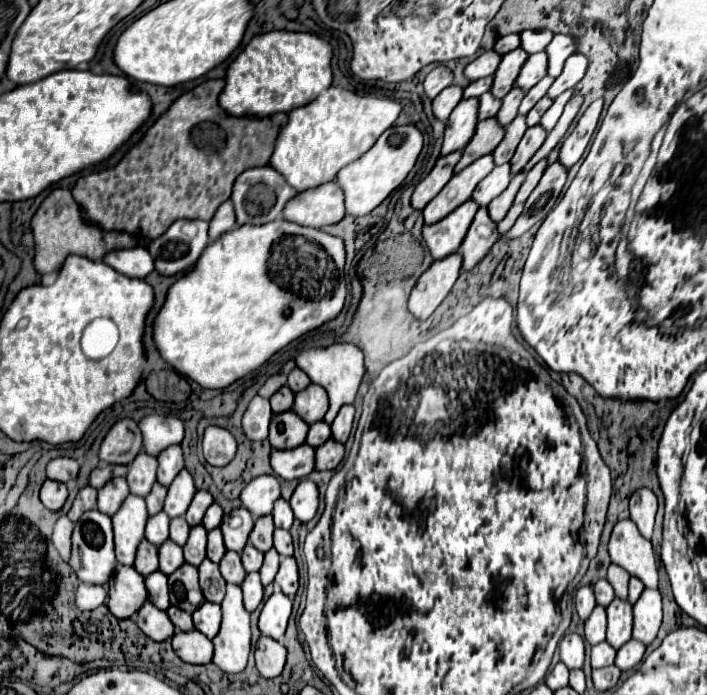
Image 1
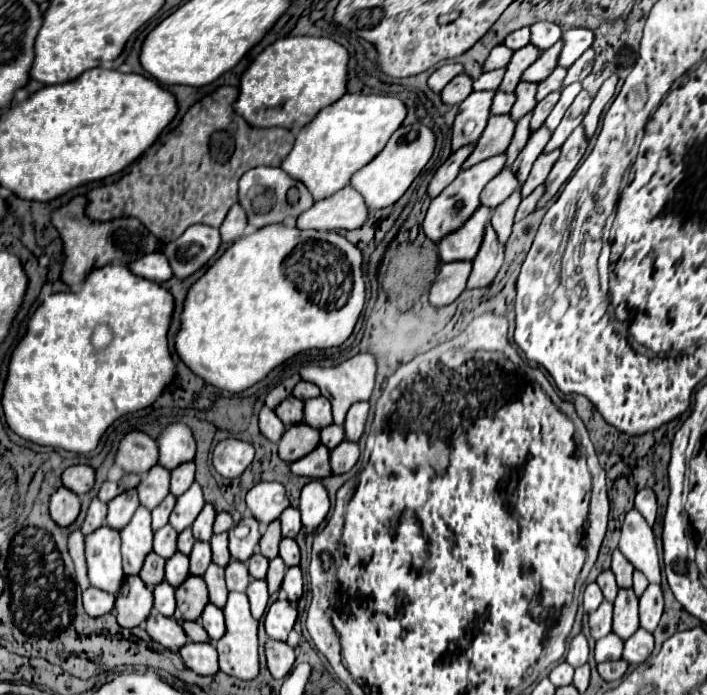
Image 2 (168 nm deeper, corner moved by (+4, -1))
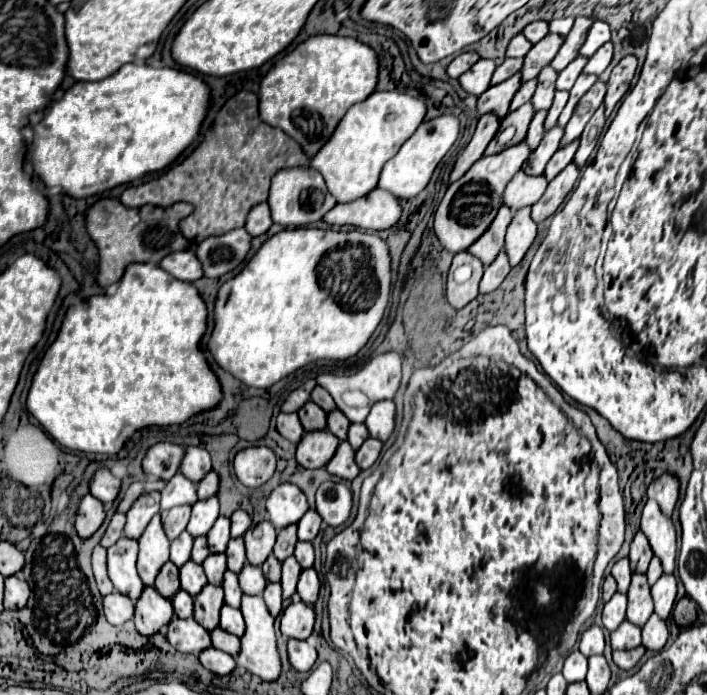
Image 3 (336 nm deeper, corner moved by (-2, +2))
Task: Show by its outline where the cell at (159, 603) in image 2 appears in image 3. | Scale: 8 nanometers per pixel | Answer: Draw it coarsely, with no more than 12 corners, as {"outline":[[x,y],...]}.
{"outline":[[180,590],[172,602],[176,616],[192,618],[194,600]]}

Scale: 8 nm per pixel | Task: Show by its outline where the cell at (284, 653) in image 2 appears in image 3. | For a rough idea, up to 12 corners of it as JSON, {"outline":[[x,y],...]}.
{"outline":[[290,640],[290,664],[308,672],[316,664],[318,652],[306,640]]}

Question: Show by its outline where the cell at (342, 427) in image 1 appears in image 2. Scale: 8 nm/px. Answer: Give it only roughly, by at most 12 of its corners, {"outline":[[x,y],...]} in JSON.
{"outline":[[366,401],[354,403],[344,421],[348,441],[358,441],[368,415]]}

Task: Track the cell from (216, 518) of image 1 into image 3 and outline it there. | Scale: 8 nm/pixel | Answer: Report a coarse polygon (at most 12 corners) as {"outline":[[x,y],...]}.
{"outline":[[236,510],[232,520],[232,538],[244,536],[252,526],[252,514]]}

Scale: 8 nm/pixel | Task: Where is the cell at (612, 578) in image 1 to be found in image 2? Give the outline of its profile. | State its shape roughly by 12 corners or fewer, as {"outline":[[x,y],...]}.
{"outline":[[616,549],[612,553],[612,573],[620,589],[632,587],[634,567]]}

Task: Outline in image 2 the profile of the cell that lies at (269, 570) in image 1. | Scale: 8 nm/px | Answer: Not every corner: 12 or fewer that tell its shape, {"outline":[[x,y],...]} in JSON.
{"outline":[[274,557],[268,567],[268,591],[276,593],[284,577],[286,565],[280,557]]}

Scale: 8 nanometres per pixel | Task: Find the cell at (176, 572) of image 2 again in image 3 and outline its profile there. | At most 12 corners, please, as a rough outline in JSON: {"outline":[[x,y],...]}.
{"outline":[[192,560],[180,568],[180,584],[198,596],[208,584],[202,566]]}

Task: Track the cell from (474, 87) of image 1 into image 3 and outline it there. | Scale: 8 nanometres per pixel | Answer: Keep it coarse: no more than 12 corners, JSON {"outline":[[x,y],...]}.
{"outline":[[506,58],[494,72],[492,84],[508,80],[522,68],[524,58]]}

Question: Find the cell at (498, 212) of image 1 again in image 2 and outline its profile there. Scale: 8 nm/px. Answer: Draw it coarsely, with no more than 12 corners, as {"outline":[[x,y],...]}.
{"outline":[[520,191],[492,209],[492,227],[506,243],[520,205]]}

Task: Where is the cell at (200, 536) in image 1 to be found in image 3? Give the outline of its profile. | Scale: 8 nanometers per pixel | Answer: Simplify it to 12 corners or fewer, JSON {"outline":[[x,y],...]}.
{"outline":[[210,554],[202,566],[208,582],[222,586],[226,554]]}

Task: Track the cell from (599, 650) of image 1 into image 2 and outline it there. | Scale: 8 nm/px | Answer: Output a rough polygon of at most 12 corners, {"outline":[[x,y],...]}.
{"outline":[[614,633],[598,639],[596,663],[620,659],[622,643]]}

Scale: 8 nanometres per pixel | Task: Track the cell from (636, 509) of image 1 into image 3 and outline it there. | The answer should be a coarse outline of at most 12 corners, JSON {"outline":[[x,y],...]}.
{"outline":[[666,472],[648,486],[666,516],[672,516],[680,480]]}

